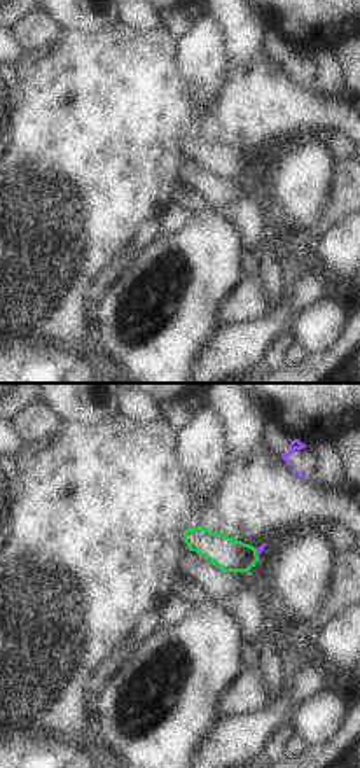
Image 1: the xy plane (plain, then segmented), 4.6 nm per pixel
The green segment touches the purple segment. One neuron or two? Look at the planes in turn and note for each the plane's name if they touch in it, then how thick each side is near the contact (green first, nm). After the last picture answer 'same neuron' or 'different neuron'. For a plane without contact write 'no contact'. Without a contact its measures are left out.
meets green in xy; 160 nm thick on the green side, 30 nm on the other

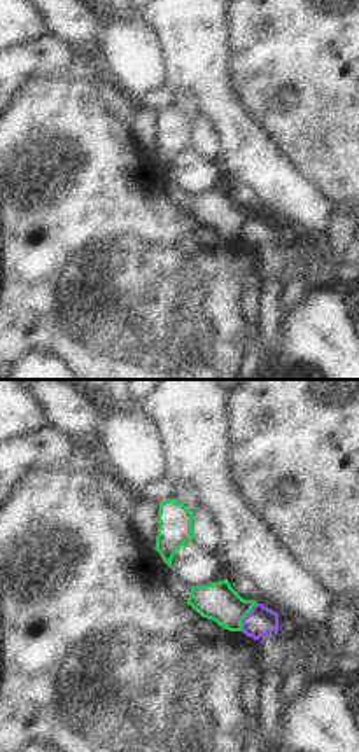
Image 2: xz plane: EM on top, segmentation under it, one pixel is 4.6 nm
meets green in xz; 180 nm thick on the green side, 130 nm on the other

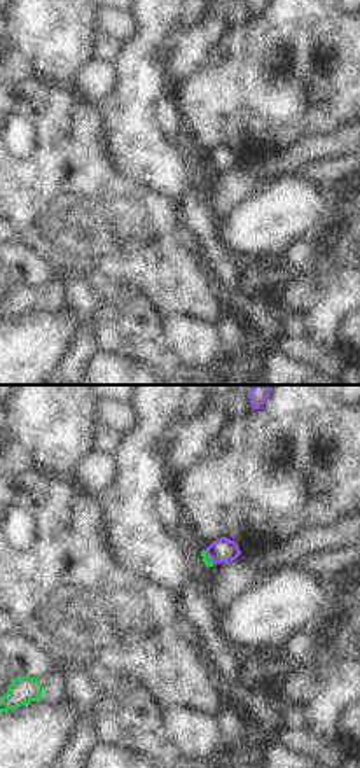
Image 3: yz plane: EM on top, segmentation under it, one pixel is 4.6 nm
meets green in yz; 40 nm thick on the green side, 120 nm on the other

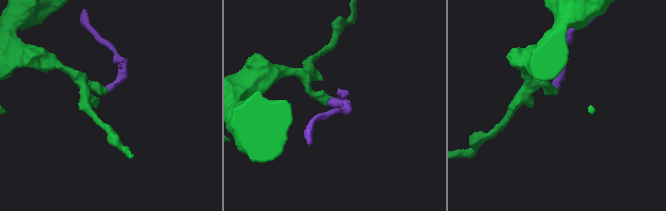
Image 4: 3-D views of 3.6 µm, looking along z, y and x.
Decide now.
different neuron

